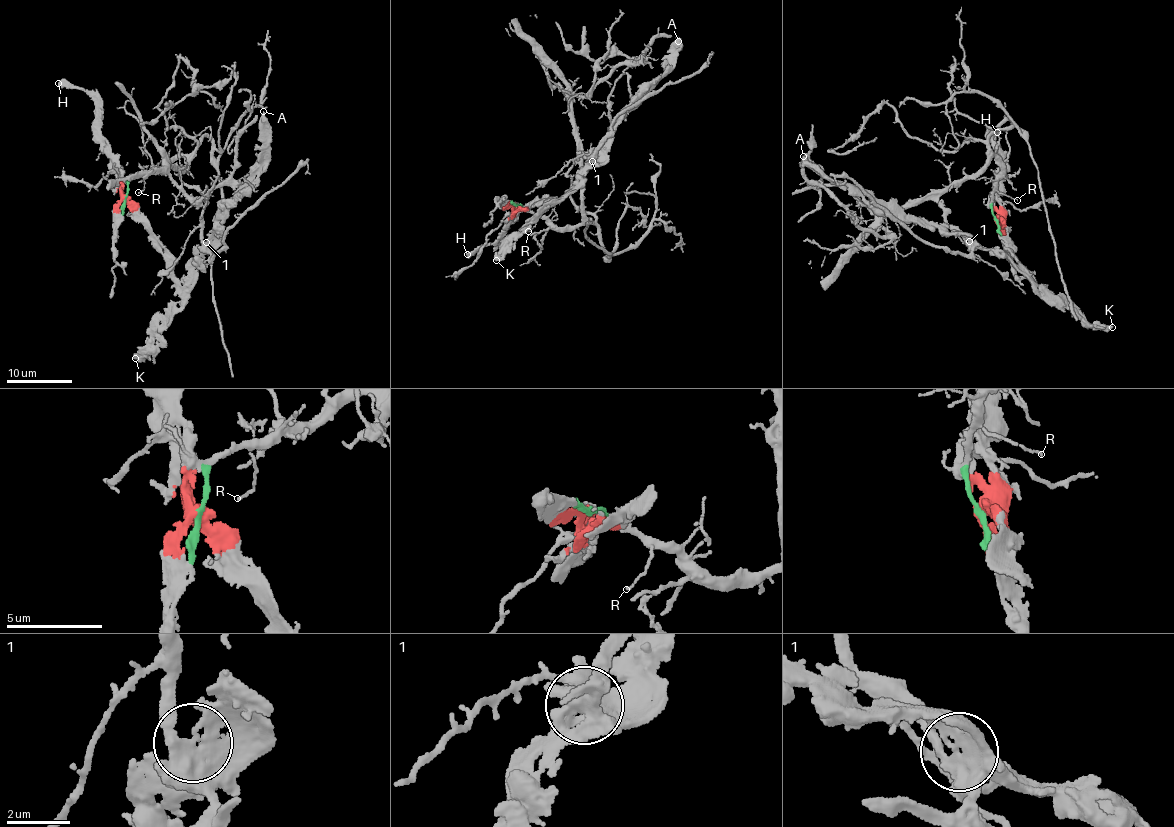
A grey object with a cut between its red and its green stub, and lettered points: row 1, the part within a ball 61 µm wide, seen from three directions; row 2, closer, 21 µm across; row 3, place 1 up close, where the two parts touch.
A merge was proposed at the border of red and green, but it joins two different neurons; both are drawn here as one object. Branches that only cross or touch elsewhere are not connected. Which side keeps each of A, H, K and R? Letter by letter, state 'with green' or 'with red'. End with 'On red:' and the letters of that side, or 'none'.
A: with red
H: with red
K: with red
R: with green
On red: A, H, K

